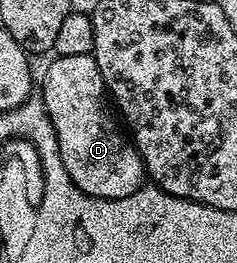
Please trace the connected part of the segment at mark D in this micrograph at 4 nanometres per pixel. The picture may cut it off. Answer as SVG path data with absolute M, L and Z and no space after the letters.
M67 55L54 56L52 60L45 69L45 78L39 81L39 100L45 105L57 136L61 162L73 185L91 197L105 197L108 201L139 191L147 181L145 161L111 112L111 101L95 59L92 55Z

